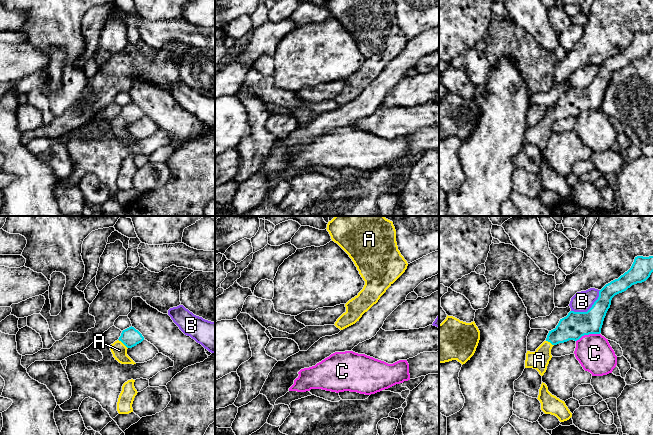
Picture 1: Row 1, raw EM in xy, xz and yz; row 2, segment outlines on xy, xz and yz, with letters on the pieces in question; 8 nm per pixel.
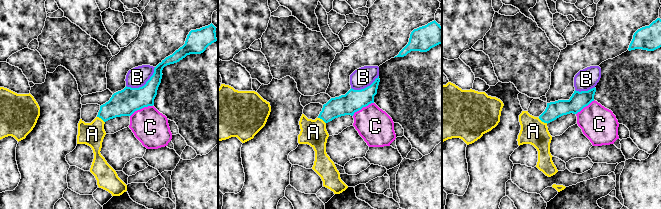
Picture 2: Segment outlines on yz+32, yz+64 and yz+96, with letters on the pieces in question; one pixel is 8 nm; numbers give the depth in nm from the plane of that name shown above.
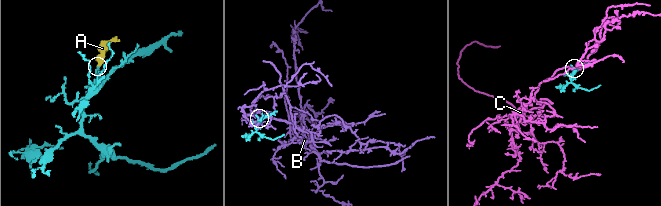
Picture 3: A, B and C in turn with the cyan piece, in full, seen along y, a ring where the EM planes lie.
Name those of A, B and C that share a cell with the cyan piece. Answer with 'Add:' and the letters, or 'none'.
Add: A

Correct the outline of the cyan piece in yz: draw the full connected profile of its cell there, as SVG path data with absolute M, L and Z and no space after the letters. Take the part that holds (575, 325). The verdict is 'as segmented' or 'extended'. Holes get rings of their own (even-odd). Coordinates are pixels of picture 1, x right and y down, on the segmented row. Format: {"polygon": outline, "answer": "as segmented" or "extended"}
{"polygon": "M653 256L635 257L627 272L599 291L598 299L587 312L570 311L566 317L560 319L555 329L549 331L546 340L535 352L527 351L525 368L536 369L543 376L552 358L551 349L554 345L569 340L577 341L584 335L600 334L612 298L632 285L646 281L652 272Z", "answer": "extended"}

